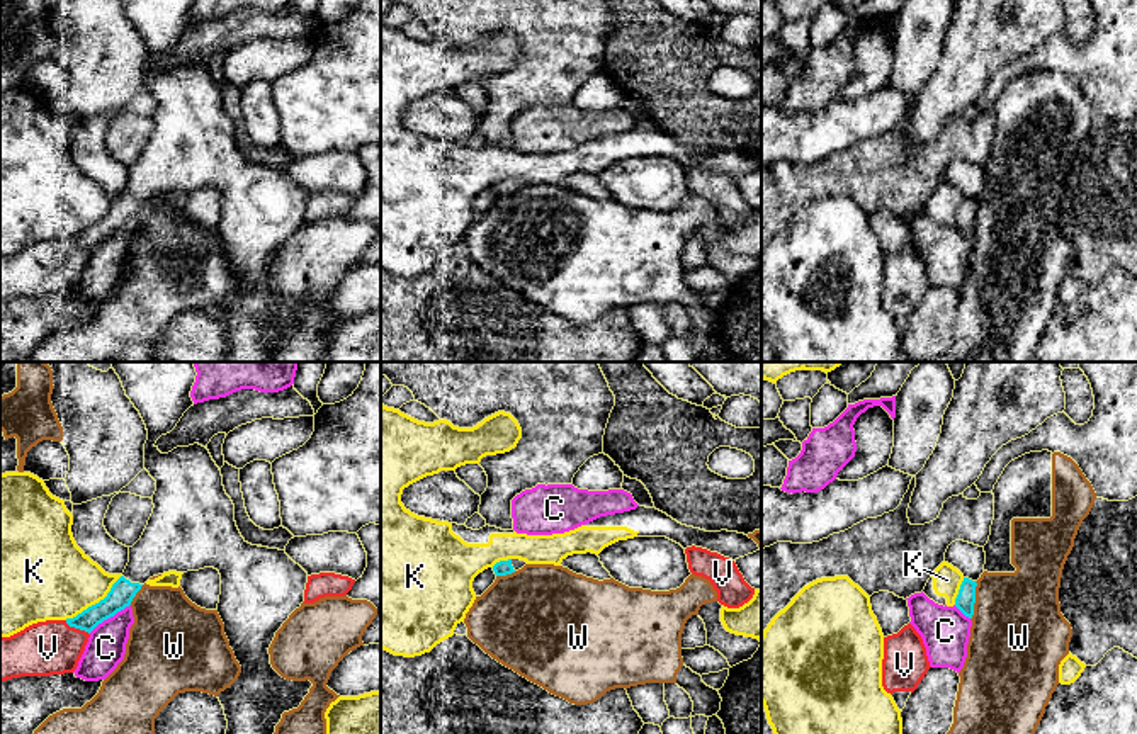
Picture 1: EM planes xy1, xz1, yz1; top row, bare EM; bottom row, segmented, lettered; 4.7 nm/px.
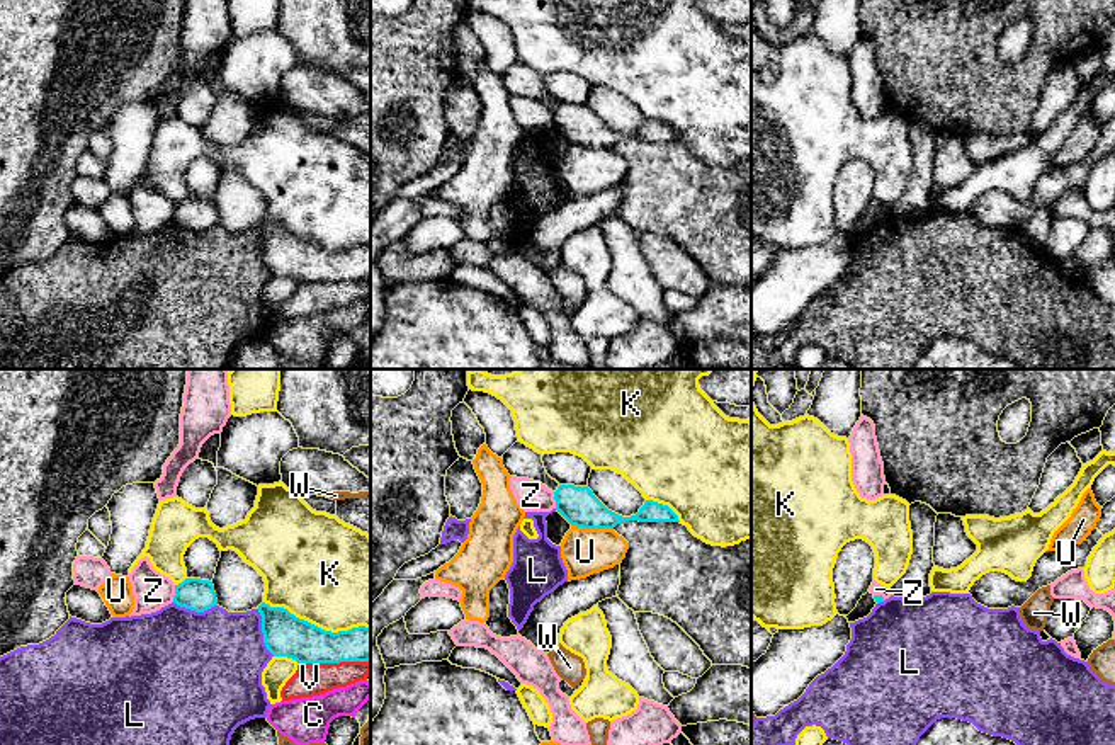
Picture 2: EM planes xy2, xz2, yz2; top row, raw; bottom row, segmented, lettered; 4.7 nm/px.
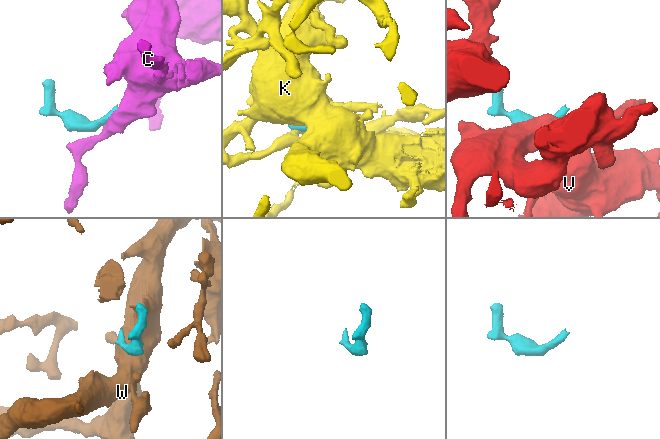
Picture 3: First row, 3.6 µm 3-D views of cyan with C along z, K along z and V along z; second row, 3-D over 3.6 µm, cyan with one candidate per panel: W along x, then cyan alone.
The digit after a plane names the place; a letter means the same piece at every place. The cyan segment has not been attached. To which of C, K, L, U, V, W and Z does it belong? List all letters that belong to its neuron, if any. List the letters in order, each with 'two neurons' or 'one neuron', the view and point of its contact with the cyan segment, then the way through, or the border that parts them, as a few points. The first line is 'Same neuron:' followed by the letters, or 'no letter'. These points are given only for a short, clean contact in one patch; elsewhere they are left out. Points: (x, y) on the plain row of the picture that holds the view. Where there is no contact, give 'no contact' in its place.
Same neuron: no letter
C: two neurons | xy1 (109, 237) | along xy1 (130, 223), (89, 252)
K: two neurons | xy2 (316, 245)
L: two neurons | xy2 (262, 250)
U: two neurons | xz2 (592, 147)
V: two neurons | xy2 (333, 281)
W: two neurons | yz1 (974, 220) | along yz1 (976, 201), (976, 221), (971, 238)
Z: two neurons | xy2 (175, 213) | along xy2 (175, 204), (172, 220)

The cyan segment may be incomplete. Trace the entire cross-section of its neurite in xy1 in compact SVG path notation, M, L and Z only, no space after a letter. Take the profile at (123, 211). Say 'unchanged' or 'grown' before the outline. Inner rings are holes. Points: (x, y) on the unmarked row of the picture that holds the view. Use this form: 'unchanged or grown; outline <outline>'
grown; outline M195 0L121 2L148 49L144 88L156 100L151 117L155 127L141 158L129 167L129 182L107 216L76 236L66 238L66 243L90 253L99 243L129 226L150 197L168 190L218 189L221 214L216 229L224 243L229 267L241 285L238 299L218 314L228 340L226 362L272 362L282 333L297 328L313 306L309 299L282 297L272 287L269 274L275 251L304 221L308 192L286 170L252 165L241 156L235 141L235 124L226 114L221 90L206 66L194 63L161 73L155 65L194 25L190 10Z

